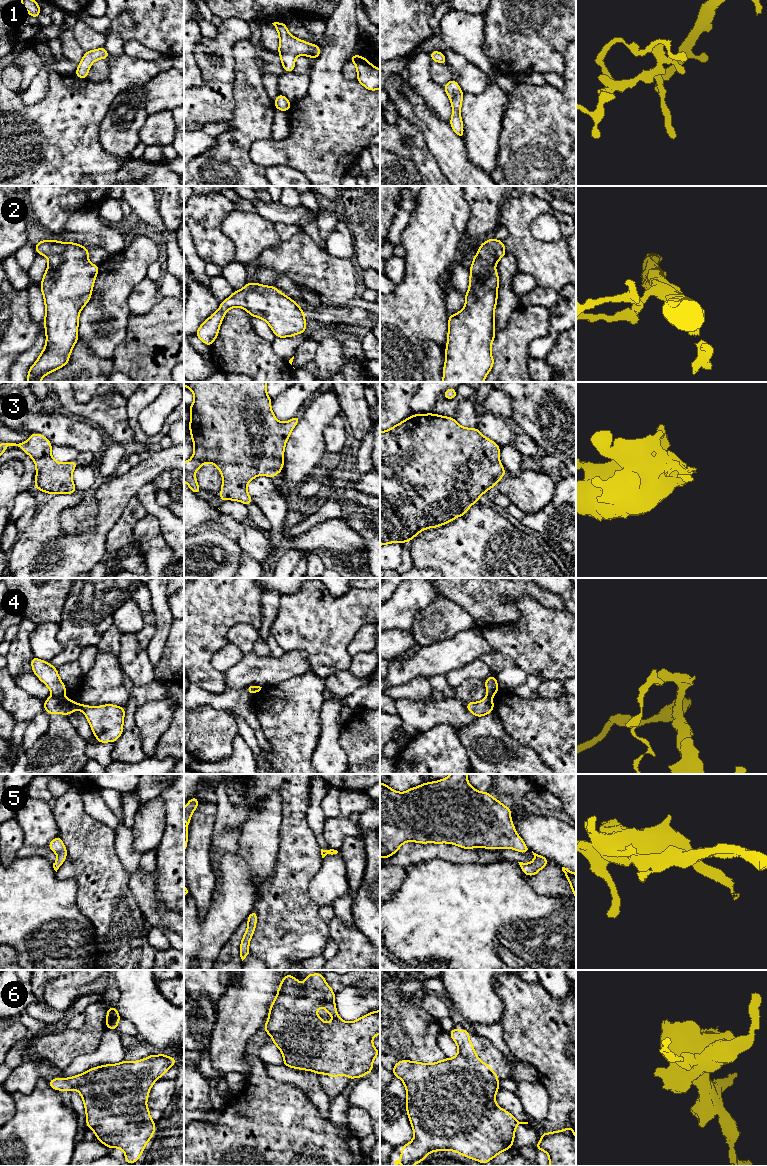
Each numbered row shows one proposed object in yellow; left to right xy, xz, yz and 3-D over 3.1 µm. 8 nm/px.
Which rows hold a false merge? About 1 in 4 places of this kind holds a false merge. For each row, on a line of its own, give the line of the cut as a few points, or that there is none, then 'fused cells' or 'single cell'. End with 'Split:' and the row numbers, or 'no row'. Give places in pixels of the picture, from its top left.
1: cut none; single cell
2: cut none; single cell
3: cut none; single cell
4: cut xy (52, 694), (63, 697); fused cells
5: cut none; single cell
6: cut none; single cell
Split: 4

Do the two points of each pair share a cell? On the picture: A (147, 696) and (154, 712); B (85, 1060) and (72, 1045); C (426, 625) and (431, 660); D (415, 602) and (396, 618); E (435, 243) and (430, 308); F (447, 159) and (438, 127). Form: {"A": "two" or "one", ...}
{"A": "two", "B": "two", "C": "two", "D": "one", "E": "one", "F": "one"}

